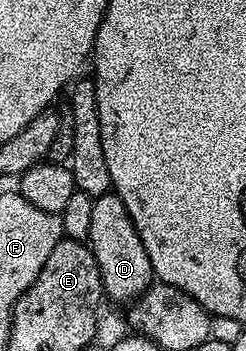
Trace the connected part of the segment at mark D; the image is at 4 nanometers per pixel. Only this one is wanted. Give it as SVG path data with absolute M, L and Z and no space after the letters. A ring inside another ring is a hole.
M113 192L94 199L86 241L97 260L106 297L111 297L115 302L130 304L152 285L153 271L149 252L145 252L145 244L141 244L141 236L137 236L137 228L125 204Z

